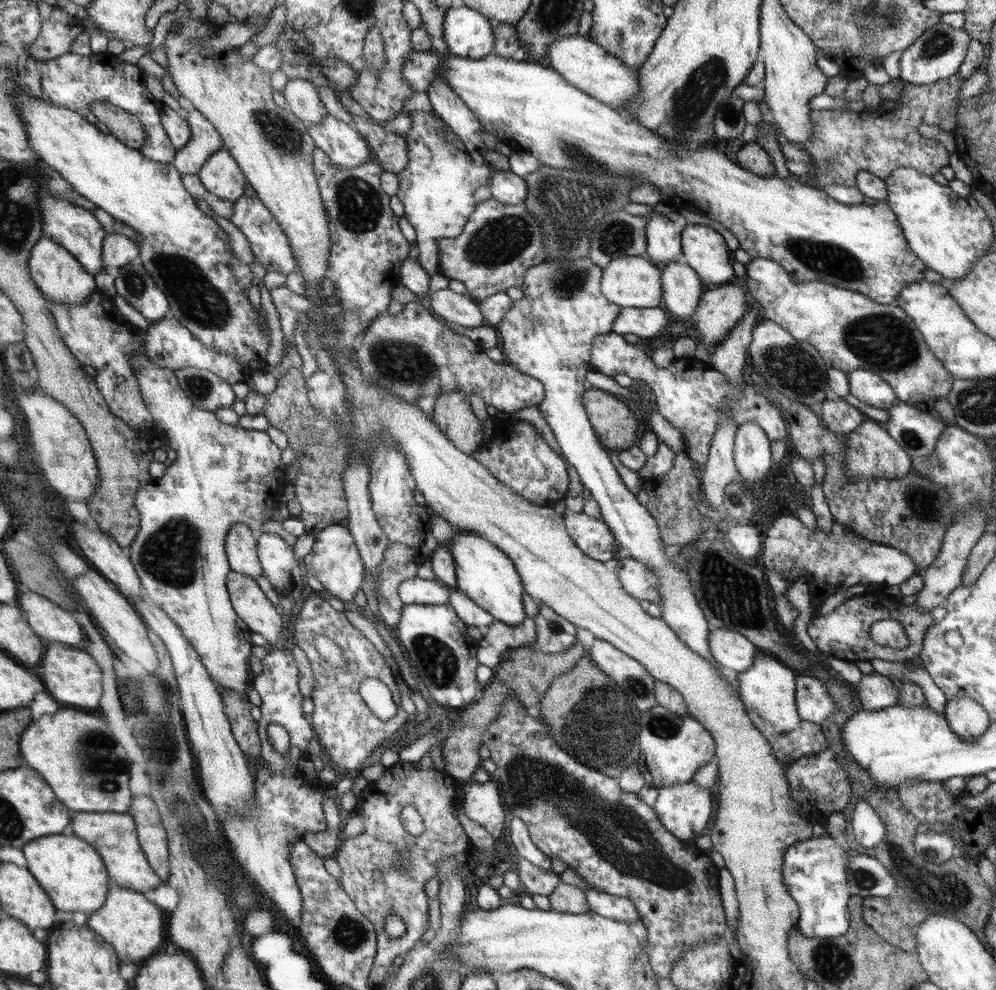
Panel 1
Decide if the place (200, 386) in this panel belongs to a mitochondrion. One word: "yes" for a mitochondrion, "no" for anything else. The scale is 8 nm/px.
yes

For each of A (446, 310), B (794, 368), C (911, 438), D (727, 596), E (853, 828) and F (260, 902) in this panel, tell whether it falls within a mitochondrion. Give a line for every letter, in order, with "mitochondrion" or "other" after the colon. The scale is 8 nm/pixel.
A: other
B: mitochondrion
C: mitochondrion
D: mitochondrion
E: other
F: other

